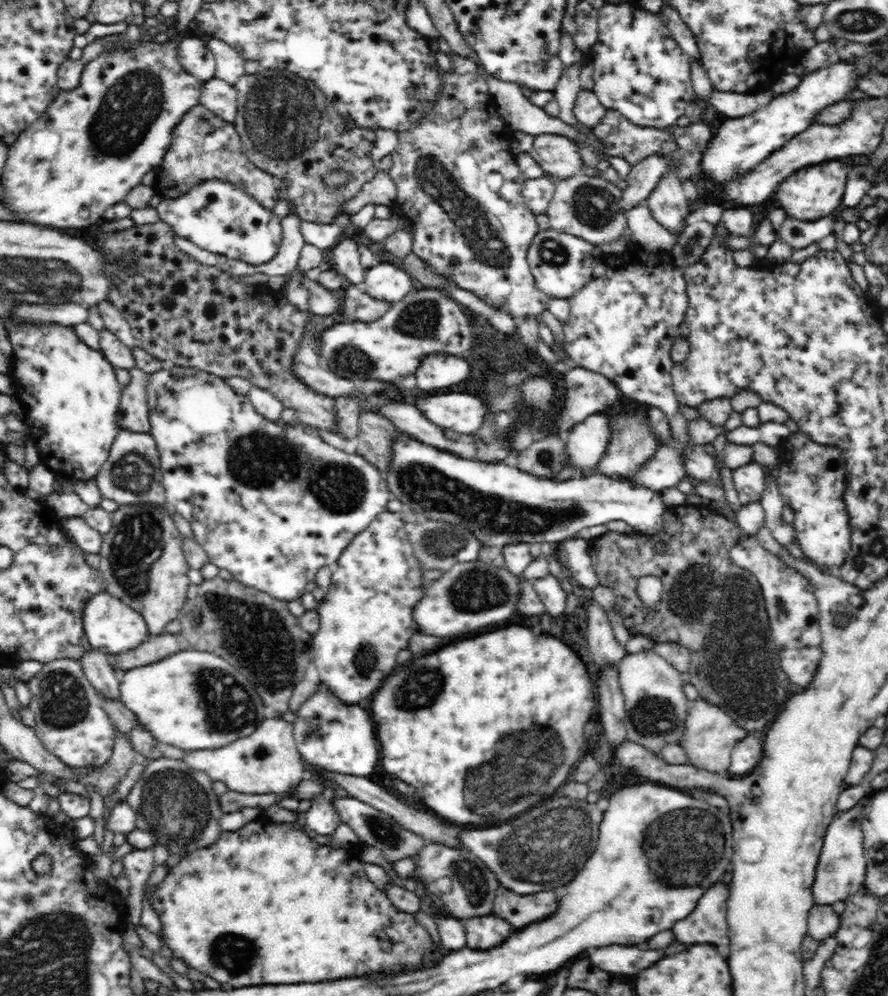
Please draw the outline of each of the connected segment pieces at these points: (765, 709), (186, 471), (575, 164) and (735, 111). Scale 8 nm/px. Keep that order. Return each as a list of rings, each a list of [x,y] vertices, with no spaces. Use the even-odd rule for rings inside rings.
[[[686,502],[671,507],[666,512],[664,527],[664,533],[634,532],[629,535],[609,531],[590,540],[589,551],[596,574],[602,584],[615,594],[616,609],[630,634],[650,637],[656,643],[673,642],[685,646],[691,656],[688,671],[690,684],[698,690],[698,698],[716,703],[734,722],[748,731],[760,733],[782,712],[782,706],[790,694],[790,682],[782,667],[778,666],[778,652],[774,646],[761,586],[754,574],[748,569],[737,567],[729,555],[735,544],[745,536],[732,519],[703,503],[697,505]],[[660,543],[665,545],[662,554],[654,551],[654,545]],[[648,575],[658,576],[664,582],[662,598],[646,607],[636,594],[636,580]]]
[[[169,365],[149,375],[146,387],[151,430],[149,434],[157,444],[162,474],[162,486],[165,490],[168,505],[174,509],[191,527],[193,540],[207,554],[209,562],[228,570],[244,586],[256,587],[276,600],[290,602],[300,598],[306,591],[304,586],[315,580],[316,572],[324,566],[336,563],[338,556],[360,531],[368,527],[382,511],[387,510],[387,502],[392,496],[384,473],[367,462],[364,456],[346,454],[338,448],[328,446],[318,436],[306,434],[300,428],[284,428],[282,422],[270,422],[254,409],[247,395],[238,395],[222,377],[204,372],[196,367]]]
[[[540,134],[534,136],[532,148],[527,152],[544,169],[545,176],[552,179],[567,179],[575,174],[582,174],[582,159],[574,140],[557,134]]]
[[[713,89],[709,100],[725,118],[742,118],[743,115],[752,114],[755,110],[766,106],[774,96],[772,90],[751,95],[735,92],[719,93]]]

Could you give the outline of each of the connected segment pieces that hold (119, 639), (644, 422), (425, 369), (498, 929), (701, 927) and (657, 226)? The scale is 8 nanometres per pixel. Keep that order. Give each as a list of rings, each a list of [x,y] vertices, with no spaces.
[[[96,591],[86,602],[82,610],[82,626],[84,636],[93,648],[100,649],[109,656],[120,656],[126,651],[134,650],[144,640],[151,637],[147,634],[146,624],[142,615],[124,604],[117,596],[109,591]]]
[[[624,410],[611,416],[609,426],[611,426],[612,437],[608,448],[606,448],[607,452],[599,463],[597,472],[608,475],[608,477],[632,478],[640,470],[640,466],[644,462],[648,462],[659,447],[656,443],[656,435],[652,433],[652,427],[650,427],[650,419],[641,410]]]
[[[441,352],[424,355],[414,372],[416,386],[426,392],[456,386],[464,382],[468,376],[470,376],[470,363],[466,362],[466,359]]]
[[[493,914],[466,919],[463,925],[467,947],[473,950],[491,950],[498,947],[518,930],[508,921]]]
[[[715,883],[704,892],[696,910],[674,924],[674,938],[682,944],[726,944],[730,940],[727,925],[729,887]]]
[[[646,202],[625,212],[630,240],[646,252],[668,253],[676,244],[678,236],[670,234],[653,216]]]

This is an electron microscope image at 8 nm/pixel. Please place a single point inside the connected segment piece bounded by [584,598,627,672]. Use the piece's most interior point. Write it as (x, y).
(605, 649)

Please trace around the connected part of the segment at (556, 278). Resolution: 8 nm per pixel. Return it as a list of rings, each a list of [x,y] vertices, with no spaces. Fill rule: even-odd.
[[[554,229],[538,230],[526,250],[526,260],[538,288],[550,298],[569,299],[592,279],[592,270],[601,261],[600,246]]]

